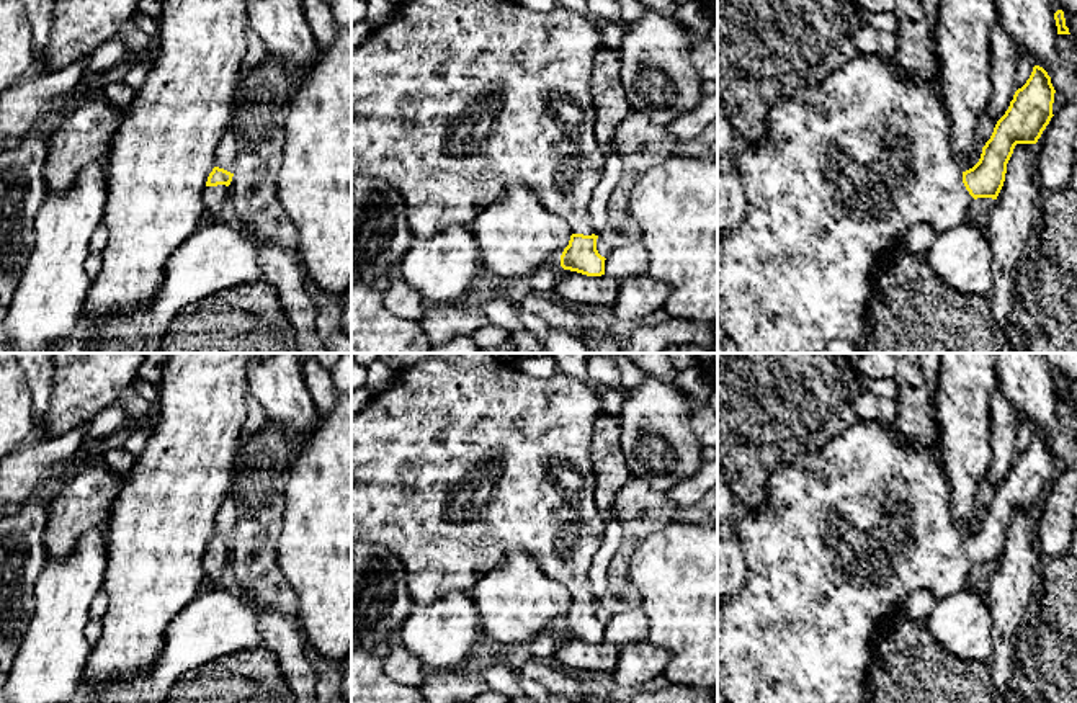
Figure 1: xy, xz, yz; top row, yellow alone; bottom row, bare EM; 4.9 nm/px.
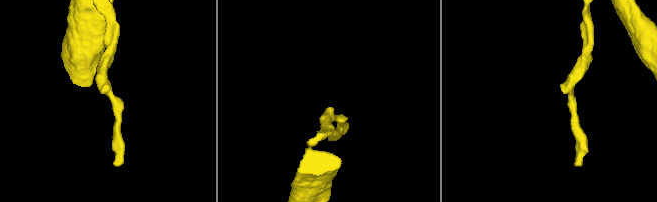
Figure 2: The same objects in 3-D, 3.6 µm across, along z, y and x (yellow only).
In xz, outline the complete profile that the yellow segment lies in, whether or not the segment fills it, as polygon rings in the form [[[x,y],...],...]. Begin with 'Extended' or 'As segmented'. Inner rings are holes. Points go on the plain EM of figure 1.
Extended. [[[433,353],[423,361],[395,371],[391,386],[351,415],[351,544],[371,541],[387,546],[407,572],[407,590],[413,603],[430,605],[453,590],[469,592],[477,580],[498,566],[508,554],[523,551],[556,582],[570,593],[570,607],[561,621],[564,636],[587,643],[605,641],[605,623],[597,616],[588,571],[603,543],[606,515],[595,502],[597,479],[590,461],[593,423],[603,414],[601,396],[585,381],[557,371],[549,378],[534,378],[510,366],[495,353]]]

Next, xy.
Extended. [[[214,533],[209,540],[203,559],[203,590],[219,587],[219,584],[224,580],[224,575],[227,572],[227,553],[230,551],[232,543],[234,540],[219,533]]]

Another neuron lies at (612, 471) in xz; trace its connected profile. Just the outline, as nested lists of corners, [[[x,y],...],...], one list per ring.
[[[601,414],[593,423],[590,461],[597,479],[595,502],[608,515],[616,494],[632,479],[621,443],[619,417]]]

